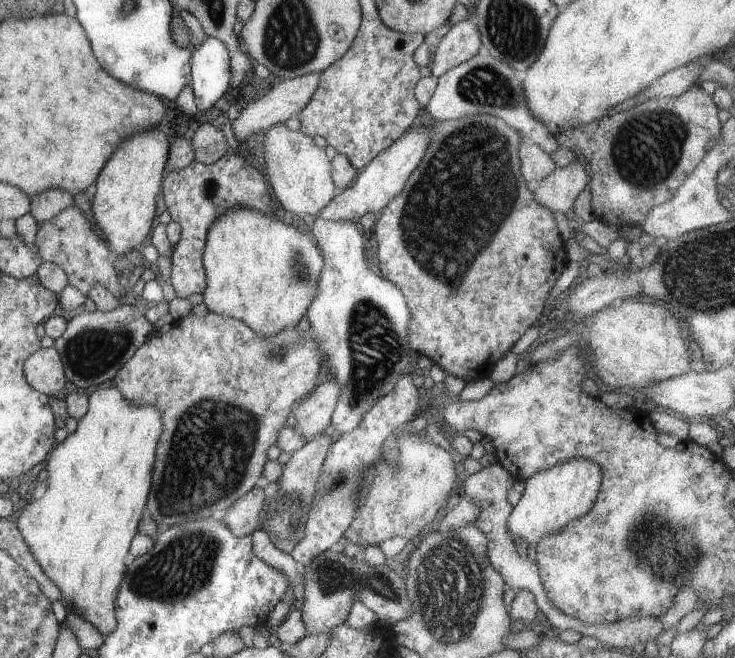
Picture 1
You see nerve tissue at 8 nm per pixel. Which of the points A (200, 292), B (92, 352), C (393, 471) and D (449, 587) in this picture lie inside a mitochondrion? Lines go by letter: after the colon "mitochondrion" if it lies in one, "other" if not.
A: other
B: mitochondrion
C: mitochondrion
D: mitochondrion

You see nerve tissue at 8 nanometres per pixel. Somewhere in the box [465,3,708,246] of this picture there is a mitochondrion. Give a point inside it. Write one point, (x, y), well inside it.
(645, 152)

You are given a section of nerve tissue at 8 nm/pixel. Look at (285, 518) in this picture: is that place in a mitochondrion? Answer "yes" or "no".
yes

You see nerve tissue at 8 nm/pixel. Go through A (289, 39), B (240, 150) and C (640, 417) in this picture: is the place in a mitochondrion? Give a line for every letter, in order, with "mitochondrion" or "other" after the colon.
A: mitochondrion
B: other
C: other

